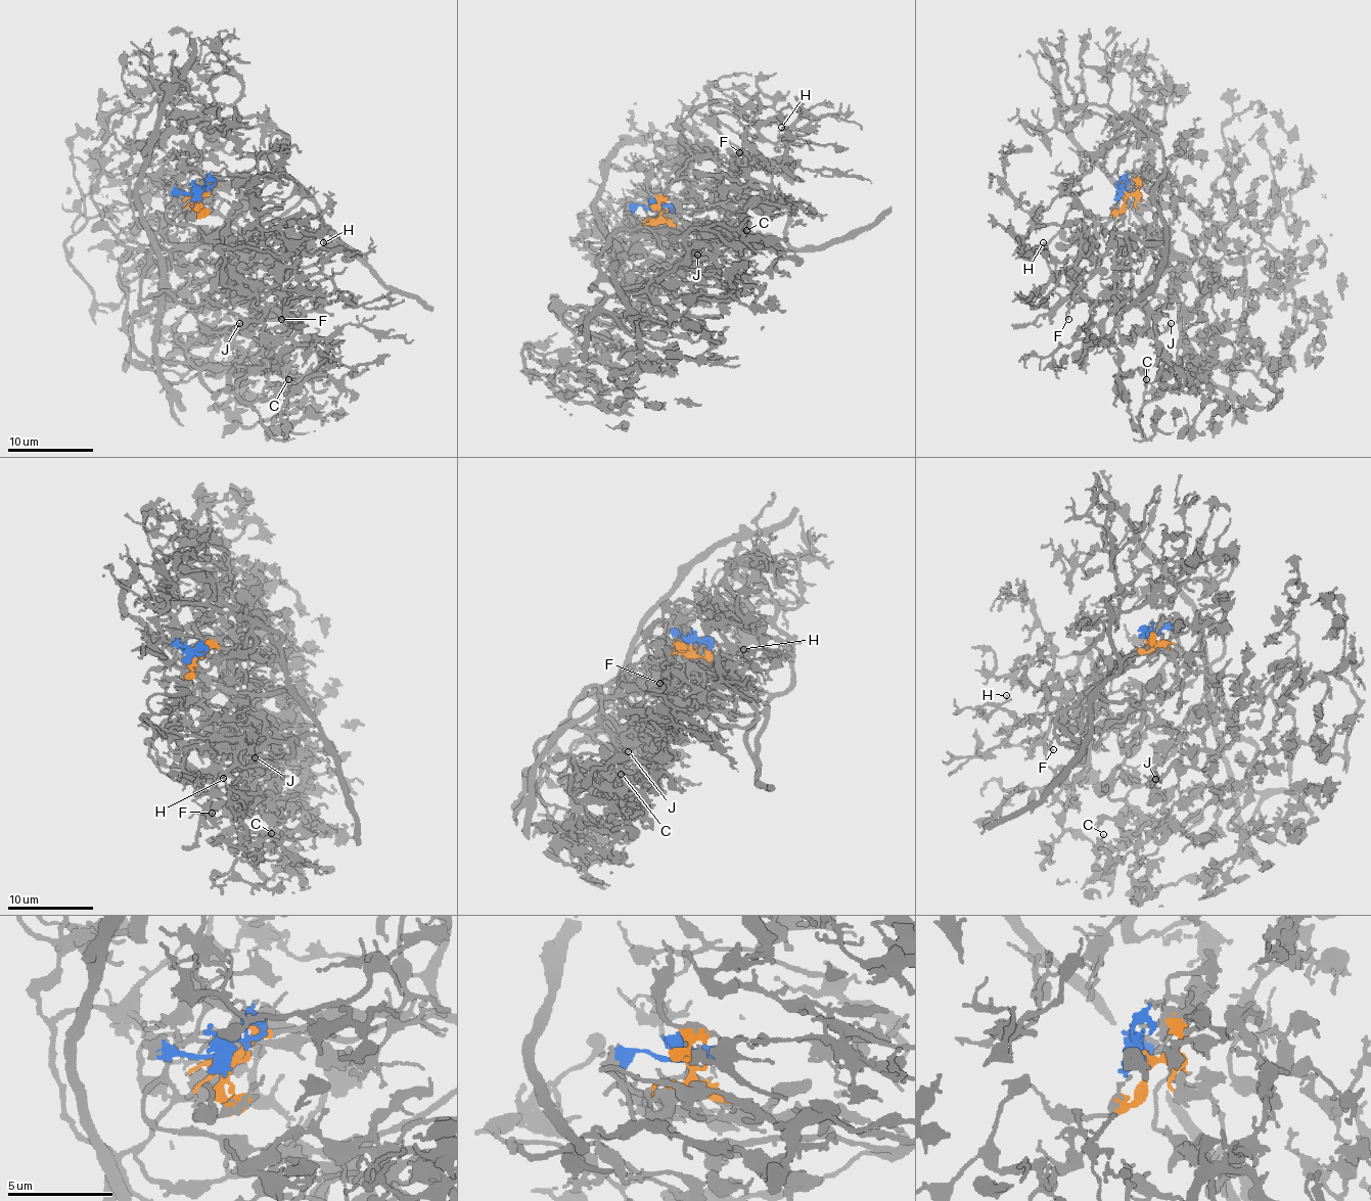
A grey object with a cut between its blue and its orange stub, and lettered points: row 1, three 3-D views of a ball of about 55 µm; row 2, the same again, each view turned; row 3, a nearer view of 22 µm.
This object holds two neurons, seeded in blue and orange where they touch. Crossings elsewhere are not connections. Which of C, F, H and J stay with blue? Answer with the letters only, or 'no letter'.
C, J

